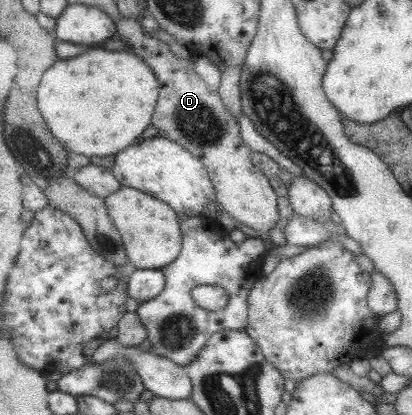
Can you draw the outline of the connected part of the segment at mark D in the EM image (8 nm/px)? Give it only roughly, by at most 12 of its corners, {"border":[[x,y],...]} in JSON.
{"border":[[121,18],[159,80],[152,125],[206,168],[219,207],[268,240],[280,219],[238,120],[191,59]]}

